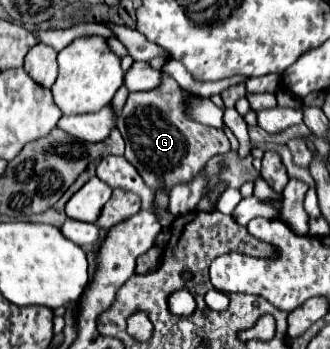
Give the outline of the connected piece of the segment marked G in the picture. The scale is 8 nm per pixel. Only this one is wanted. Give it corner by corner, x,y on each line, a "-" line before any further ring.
162,73
160,87
130,93
122,113
116,117
116,127
126,141
124,157
136,167
152,191
164,191
170,195
172,187
190,183
212,155
224,155
230,151
230,141
222,129
200,125
184,113
186,101
188,93
180,89
168,73

